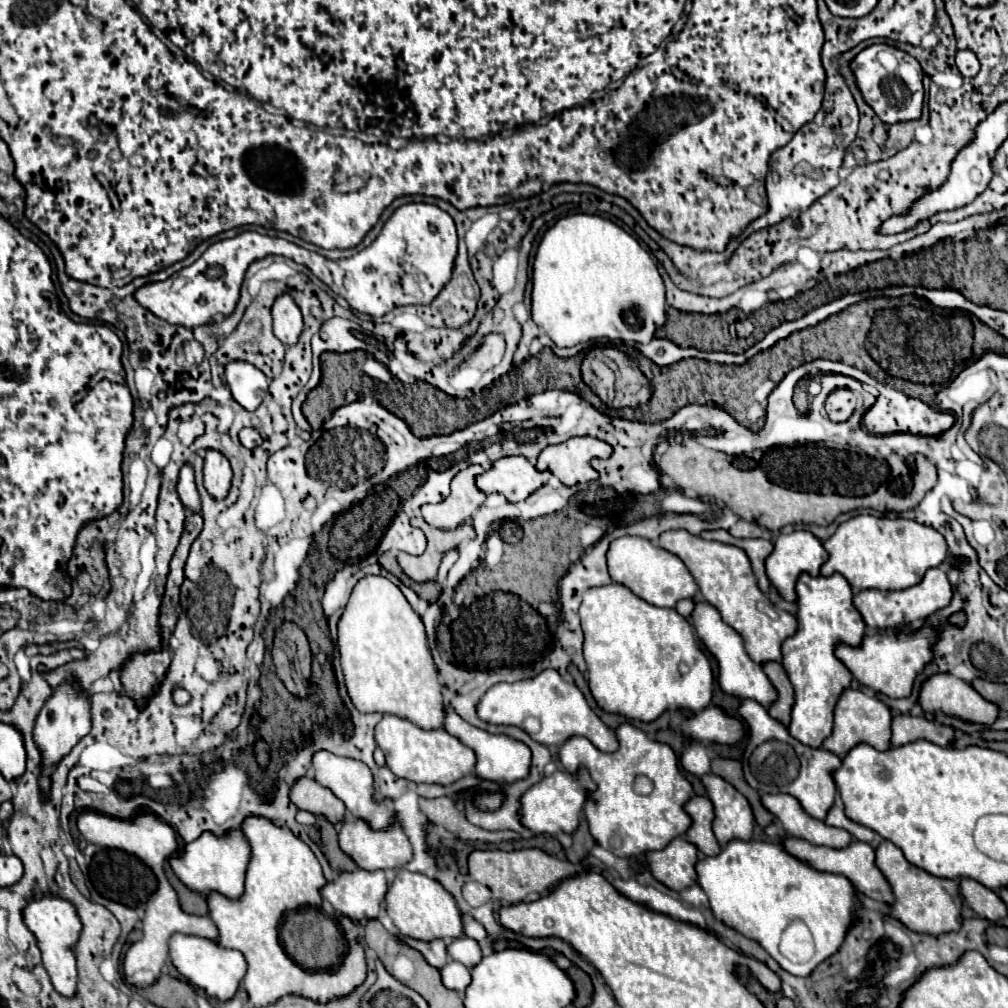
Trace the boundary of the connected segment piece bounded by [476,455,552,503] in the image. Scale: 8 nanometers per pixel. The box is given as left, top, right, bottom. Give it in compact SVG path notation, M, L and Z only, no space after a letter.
M504 457L498 459L486 473L476 477L476 485L482 493L500 493L508 503L518 503L528 499L536 489L540 489L552 473L538 471L528 463L526 457Z

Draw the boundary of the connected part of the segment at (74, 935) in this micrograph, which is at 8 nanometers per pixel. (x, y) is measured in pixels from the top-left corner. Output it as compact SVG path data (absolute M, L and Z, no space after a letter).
M48 895L44 899L28 903L28 907L24 909L24 921L38 939L38 945L44 957L44 967L52 979L54 989L64 997L74 997L76 995L76 957L72 953L72 947L78 941L78 935L82 929L82 923L78 919L74 905L70 901Z

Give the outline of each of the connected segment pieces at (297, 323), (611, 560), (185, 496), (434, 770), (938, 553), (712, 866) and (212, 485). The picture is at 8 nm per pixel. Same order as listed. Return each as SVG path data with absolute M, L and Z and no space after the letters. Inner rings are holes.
M280 295L272 307L274 317L274 335L284 345L296 345L304 329L302 313L290 295Z
M620 537L612 541L608 551L608 571L612 581L626 585L640 599L656 607L674 607L680 599L696 597L698 585L686 565L672 553L650 543L644 537Z
M184 465L180 469L180 477L178 477L178 495L182 505L188 511L200 511L200 495L196 491L194 485L194 471L190 465Z
M382 715L378 725L374 727L376 745L386 755L388 769L414 783L438 783L450 785L452 781L470 775L476 765L476 755L470 747L462 745L456 737L452 737L446 729L432 729L424 731L410 723L408 719L396 715Z
M856 515L842 523L836 533L824 541L828 559L820 575L840 573L854 589L906 589L916 585L924 573L938 567L948 557L946 539L932 527L902 517Z
M730 841L718 855L696 863L698 883L710 899L716 919L758 941L788 973L806 977L816 965L834 955L844 943L846 931L858 925L858 891L842 875L816 871L808 863L790 855L782 843L770 841ZM790 917L800 917L812 931L816 951L806 963L792 963L778 951L782 929Z
M218 451L204 453L204 487L214 499L224 499L230 491L232 469L228 459Z

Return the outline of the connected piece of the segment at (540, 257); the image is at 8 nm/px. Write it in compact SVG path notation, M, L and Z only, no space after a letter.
M568 215L562 217L560 221L556 221L556 225L552 229L546 231L546 235L542 237L538 251L536 251L536 259L534 259L534 289L532 289L532 319L536 321L536 325L540 329L546 331L546 335L558 345L558 347L574 347L578 343L586 343L590 339L622 339L622 341L636 341L636 343L648 343L654 339L654 333L658 327L662 327L666 323L666 299L664 299L664 283L662 277L658 273L656 263L652 261L652 257L640 247L640 243L628 235L624 229L620 229L618 225L614 225L608 219L596 217L596 215Z

